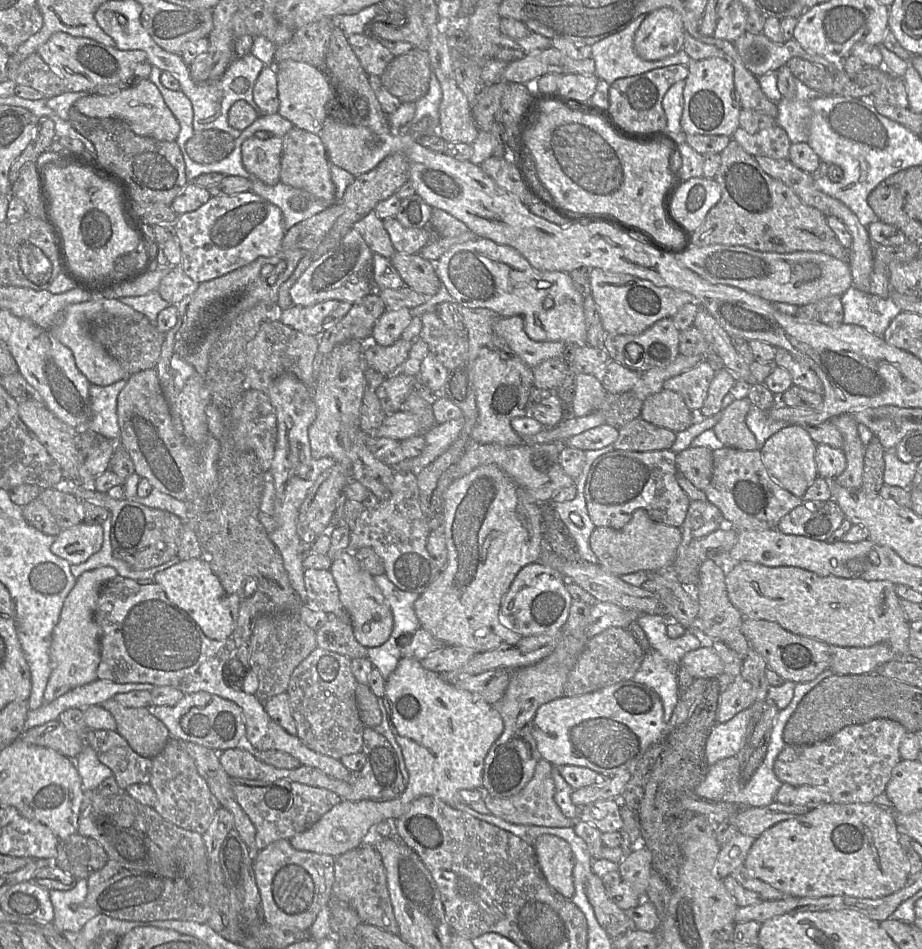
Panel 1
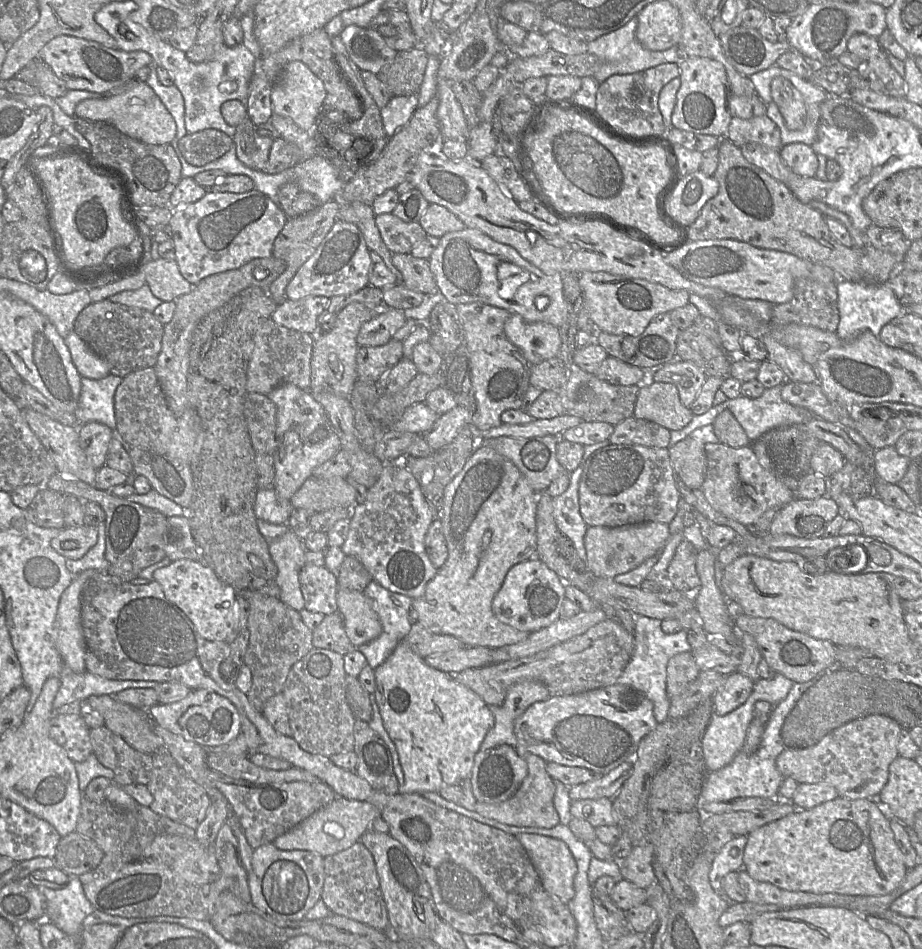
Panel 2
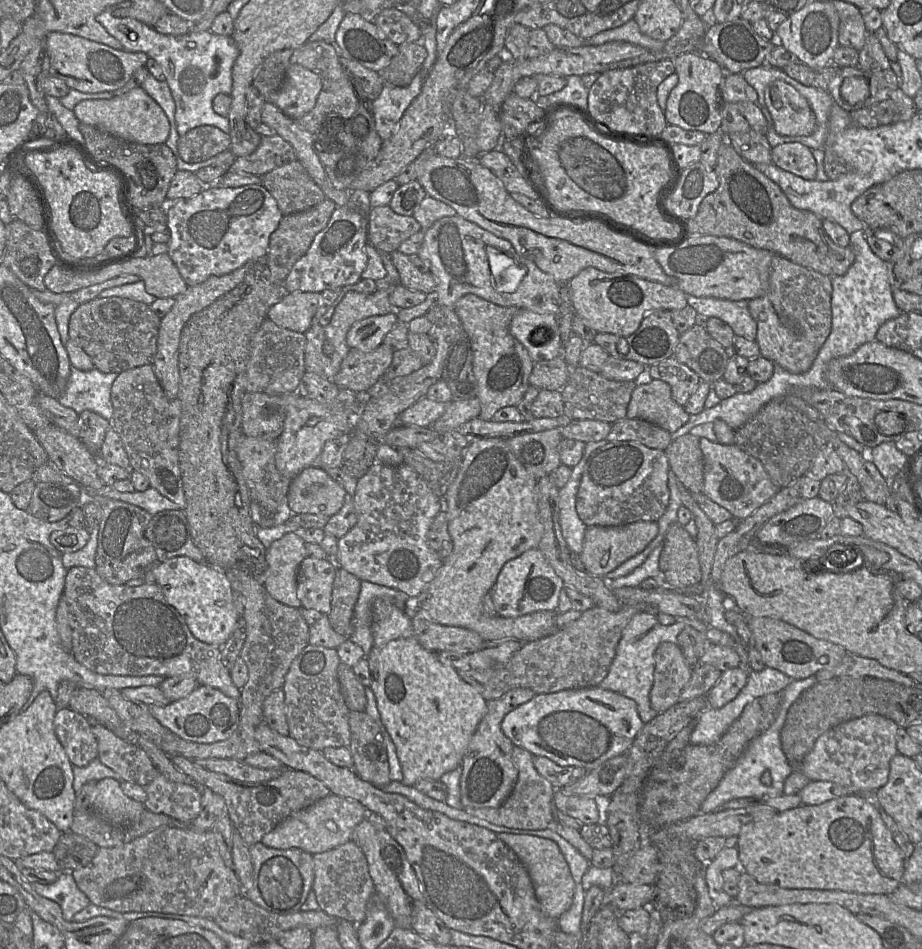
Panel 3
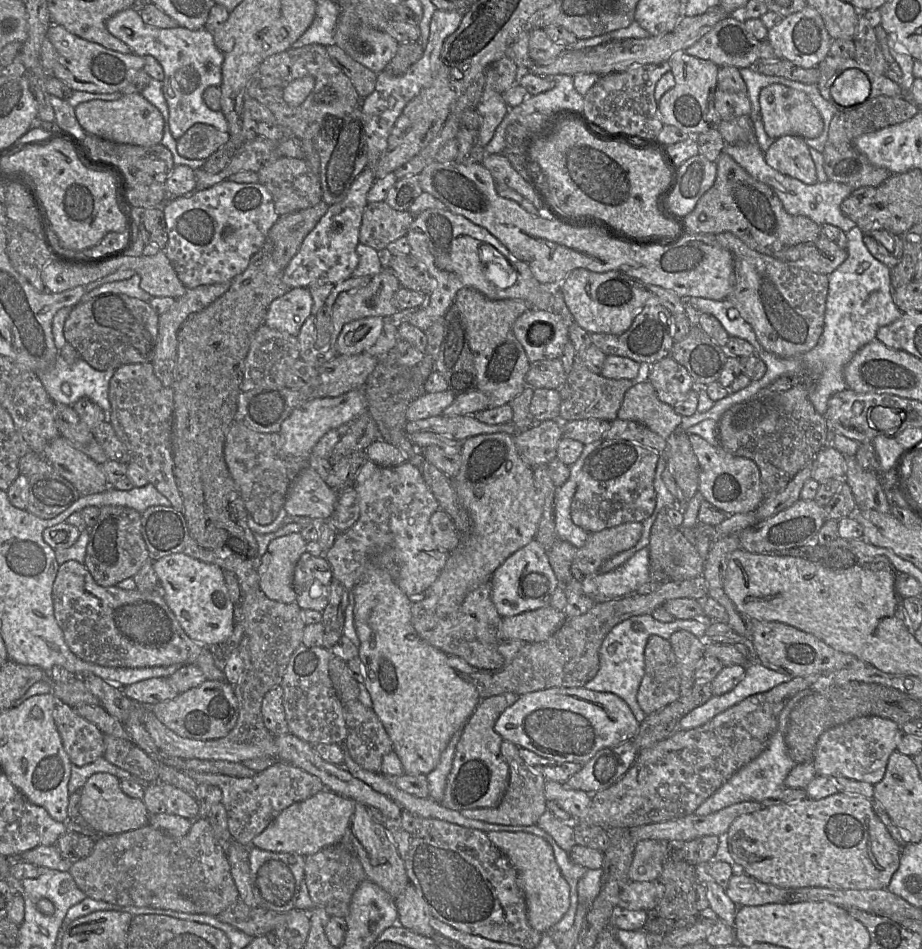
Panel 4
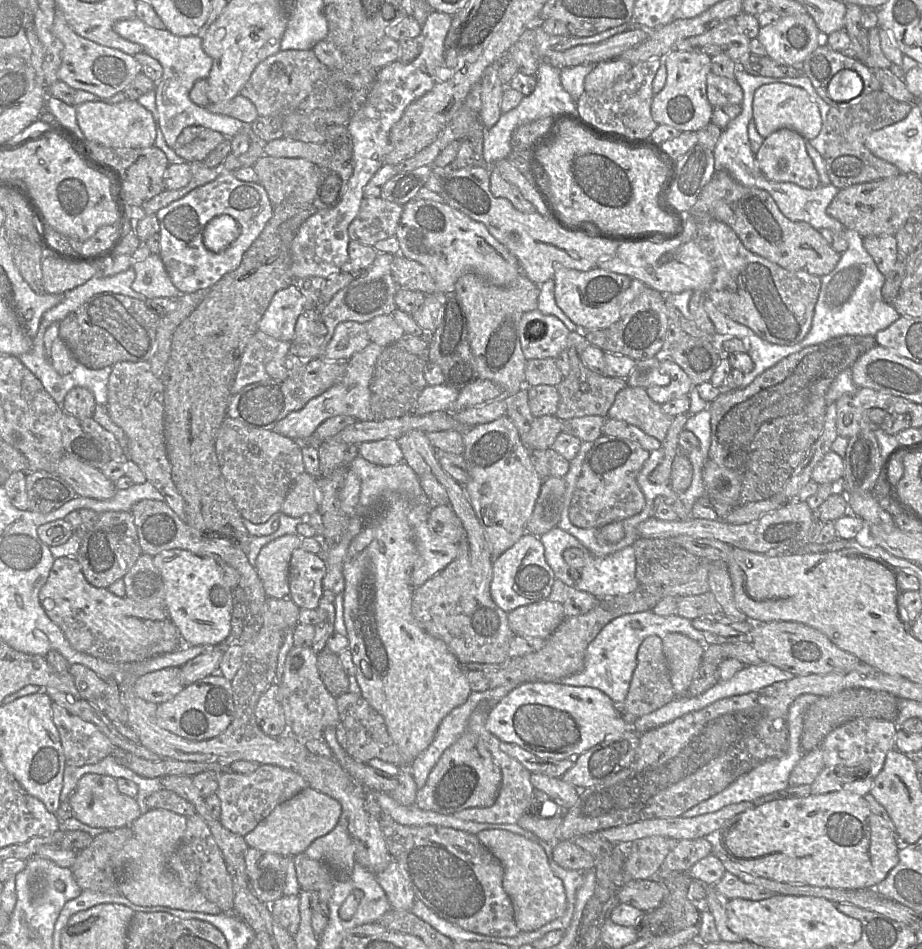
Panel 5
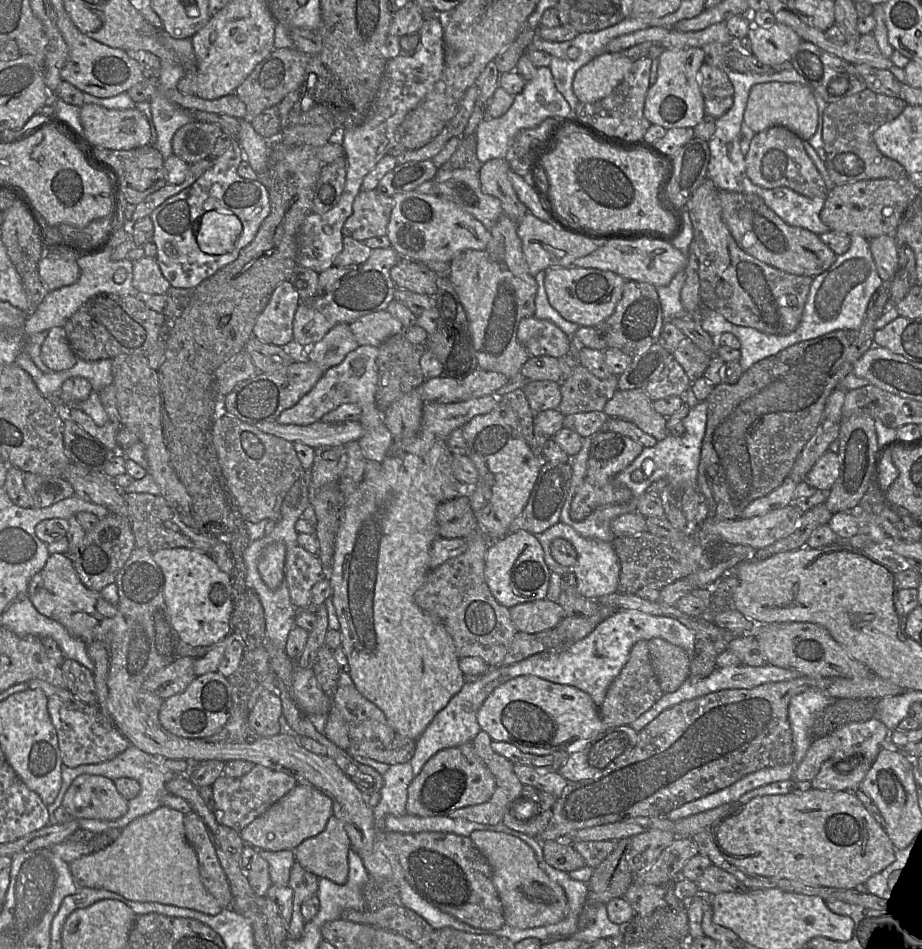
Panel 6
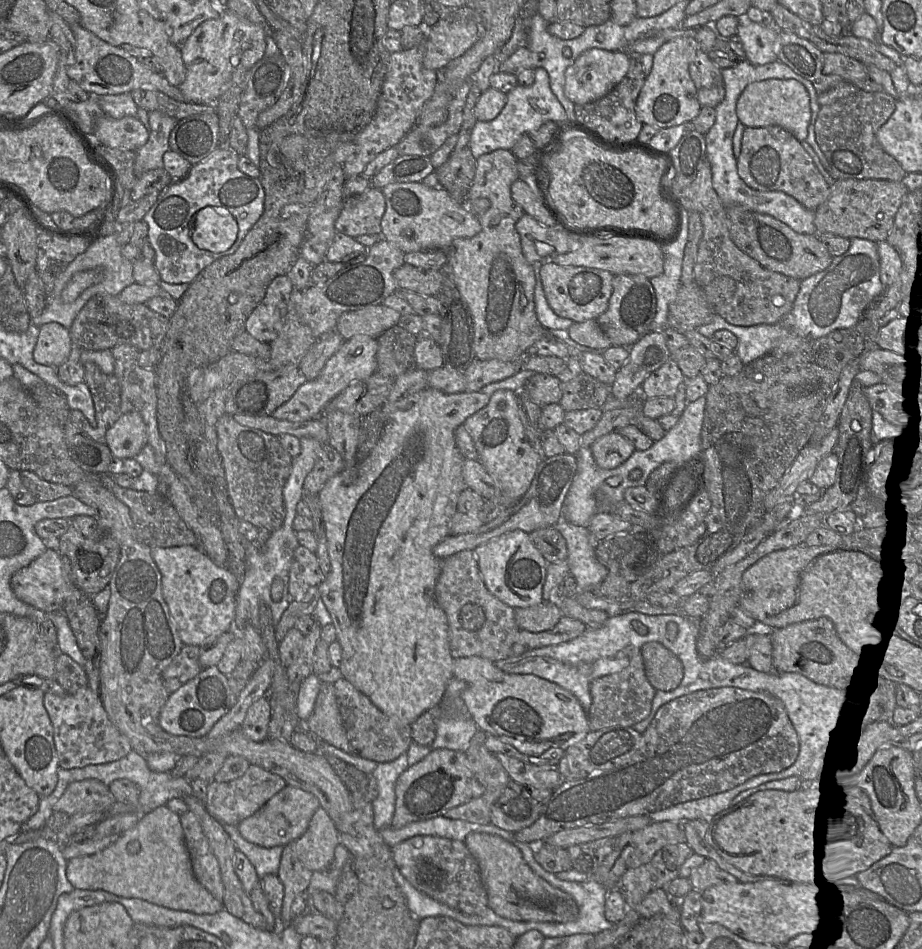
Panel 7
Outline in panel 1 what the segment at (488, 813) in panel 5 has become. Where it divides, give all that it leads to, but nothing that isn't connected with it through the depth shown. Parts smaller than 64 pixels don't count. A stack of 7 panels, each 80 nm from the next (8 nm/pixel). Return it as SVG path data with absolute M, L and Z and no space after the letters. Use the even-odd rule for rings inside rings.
M543 758L535 767L534 775L527 785L516 795L497 798L484 793L484 803L490 814L516 825L533 825L551 828L573 828L580 821L577 817L567 818L563 815L554 800L555 785L552 776L553 765Z

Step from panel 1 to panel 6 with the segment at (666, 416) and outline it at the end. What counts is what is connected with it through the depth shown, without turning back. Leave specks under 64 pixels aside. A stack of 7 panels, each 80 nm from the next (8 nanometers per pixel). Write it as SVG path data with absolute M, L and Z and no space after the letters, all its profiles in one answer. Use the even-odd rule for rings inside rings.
M644 389L616 390L603 412L609 418L632 422L657 441L664 440L670 434L667 418L655 411L653 401Z

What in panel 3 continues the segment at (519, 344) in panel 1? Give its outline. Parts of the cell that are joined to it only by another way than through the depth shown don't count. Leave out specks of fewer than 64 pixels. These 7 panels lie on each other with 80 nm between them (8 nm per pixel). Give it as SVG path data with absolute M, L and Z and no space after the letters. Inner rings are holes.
M520 310L512 319L510 333L538 363L562 356L562 341L557 316Z

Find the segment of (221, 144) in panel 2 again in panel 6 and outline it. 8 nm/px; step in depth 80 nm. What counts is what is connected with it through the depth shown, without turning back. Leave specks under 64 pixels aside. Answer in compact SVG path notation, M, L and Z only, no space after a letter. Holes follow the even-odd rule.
M193 120L173 135L173 154L189 165L208 159L221 133L219 124Z

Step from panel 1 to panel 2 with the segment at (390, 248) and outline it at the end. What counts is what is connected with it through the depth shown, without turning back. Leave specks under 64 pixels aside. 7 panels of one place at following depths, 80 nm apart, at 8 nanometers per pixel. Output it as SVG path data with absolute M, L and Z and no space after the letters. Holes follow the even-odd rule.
M337 193L333 200L339 205L339 218L355 224L362 232L370 251L374 251L383 259L389 270L395 275L397 284L403 284L403 276L393 265L392 252L387 248L375 222L372 207L358 201L348 201L343 193Z

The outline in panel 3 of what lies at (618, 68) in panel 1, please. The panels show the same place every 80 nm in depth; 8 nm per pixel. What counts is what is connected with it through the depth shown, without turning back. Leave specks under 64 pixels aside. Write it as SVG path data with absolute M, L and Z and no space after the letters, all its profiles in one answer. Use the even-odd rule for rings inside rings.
M635 19L629 20L620 27L600 32L586 41L593 46L611 41L625 41L649 50L662 50L665 44L664 41L659 41L643 34Z

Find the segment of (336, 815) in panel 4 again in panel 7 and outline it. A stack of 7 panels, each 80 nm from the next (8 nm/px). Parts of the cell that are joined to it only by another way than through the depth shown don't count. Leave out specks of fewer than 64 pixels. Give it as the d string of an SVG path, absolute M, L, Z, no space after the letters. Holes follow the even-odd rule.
M287 785L270 798L256 813L238 825L241 836L258 846L270 848L296 841L308 829L311 818L320 807L316 796L298 787Z

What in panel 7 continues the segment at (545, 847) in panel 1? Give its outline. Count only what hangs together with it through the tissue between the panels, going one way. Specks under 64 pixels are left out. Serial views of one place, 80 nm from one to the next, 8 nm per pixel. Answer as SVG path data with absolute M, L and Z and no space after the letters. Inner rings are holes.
M479 832L470 833L464 843L478 863L488 907L497 915L519 922L566 923L578 918L579 909L575 900L538 876L514 844L500 836Z

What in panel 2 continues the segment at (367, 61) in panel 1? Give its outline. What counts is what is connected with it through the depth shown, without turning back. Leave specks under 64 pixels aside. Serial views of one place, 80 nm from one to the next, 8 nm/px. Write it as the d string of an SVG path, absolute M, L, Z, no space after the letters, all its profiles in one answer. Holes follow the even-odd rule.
M349 25L340 33L351 60L359 67L378 74L389 65L398 52L389 48L384 38L373 28Z

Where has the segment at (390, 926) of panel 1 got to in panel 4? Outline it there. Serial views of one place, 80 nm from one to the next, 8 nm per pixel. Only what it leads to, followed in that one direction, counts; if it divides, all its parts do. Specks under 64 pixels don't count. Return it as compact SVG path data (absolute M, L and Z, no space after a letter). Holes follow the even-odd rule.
M342 844L326 847L305 857L304 884L314 905L323 908L329 916L348 916L353 893L365 879L367 875L361 862Z

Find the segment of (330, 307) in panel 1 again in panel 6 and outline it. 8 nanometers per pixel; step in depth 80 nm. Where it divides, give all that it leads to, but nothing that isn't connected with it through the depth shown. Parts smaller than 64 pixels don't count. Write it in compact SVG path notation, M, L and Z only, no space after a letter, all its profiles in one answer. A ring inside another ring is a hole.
M290 281L278 284L255 322L253 336L265 343L292 348L293 318L301 301Z

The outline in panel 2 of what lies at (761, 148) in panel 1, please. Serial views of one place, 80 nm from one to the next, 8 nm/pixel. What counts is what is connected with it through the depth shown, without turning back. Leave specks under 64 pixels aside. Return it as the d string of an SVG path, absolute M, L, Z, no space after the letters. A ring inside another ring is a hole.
M767 115L750 119L732 117L724 138L729 138L738 147L750 142L763 144L777 151L783 147L781 131Z

